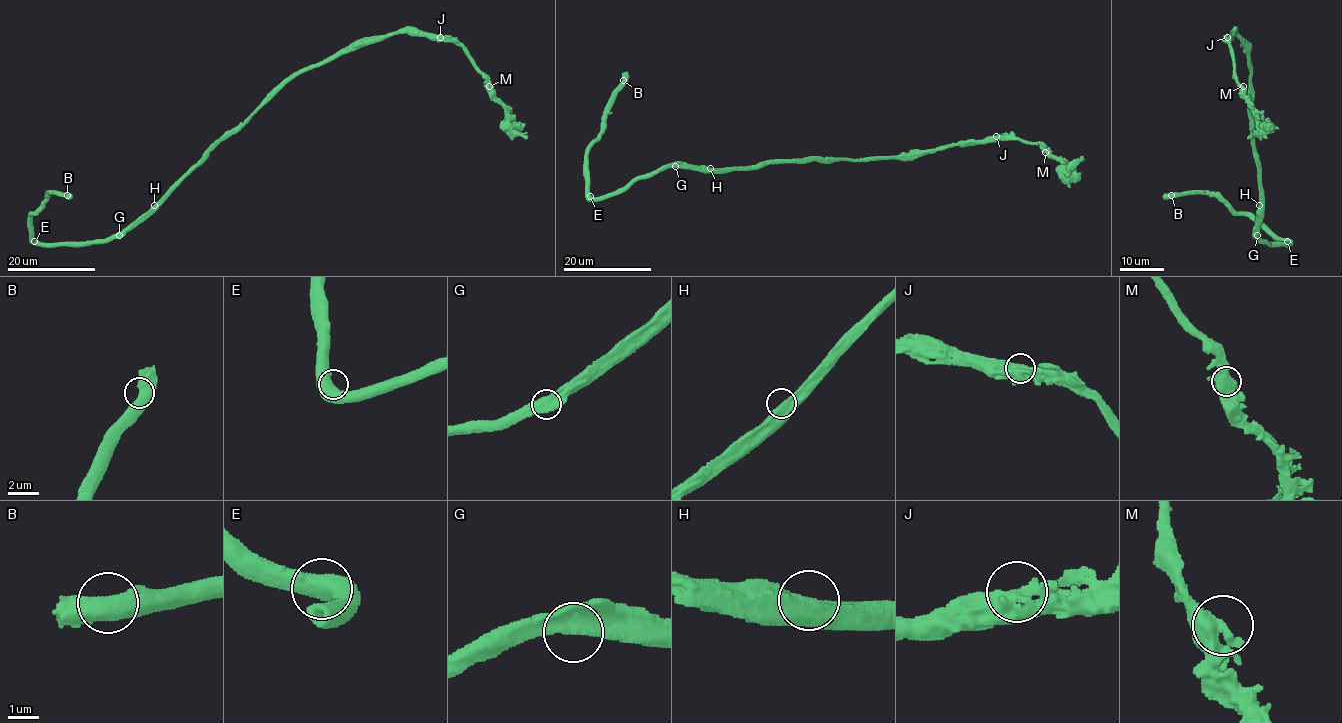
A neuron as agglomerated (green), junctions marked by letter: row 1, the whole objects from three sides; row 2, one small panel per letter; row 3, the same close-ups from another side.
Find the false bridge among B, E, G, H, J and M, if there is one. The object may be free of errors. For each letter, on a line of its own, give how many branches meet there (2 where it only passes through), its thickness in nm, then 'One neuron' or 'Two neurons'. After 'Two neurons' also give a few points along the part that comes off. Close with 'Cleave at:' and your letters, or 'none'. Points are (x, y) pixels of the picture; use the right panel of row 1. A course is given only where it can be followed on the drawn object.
B: Branches: 2. Thickness 600 nm. One neuron
E: Branches: 2. Thickness 550 nm. One neuron
G: Branches: 2. Thickness 600 nm. One neuron
H: Branches: 2. Thickness 550 nm. One neuron
J: Branches: 2. Thickness 500 nm. One neuron
M: Branches: 2. Thickness 550 nm. One neuron
Cleave at: none

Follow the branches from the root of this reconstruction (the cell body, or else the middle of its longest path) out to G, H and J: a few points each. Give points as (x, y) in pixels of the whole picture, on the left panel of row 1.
G: (232, 134), (227, 134), (135, 224), (119, 235)
H: (232, 134), (227, 134), (154, 205)
J: (232, 134), (287, 81), (304, 71), (394, 33), (425, 32), (440, 37)

